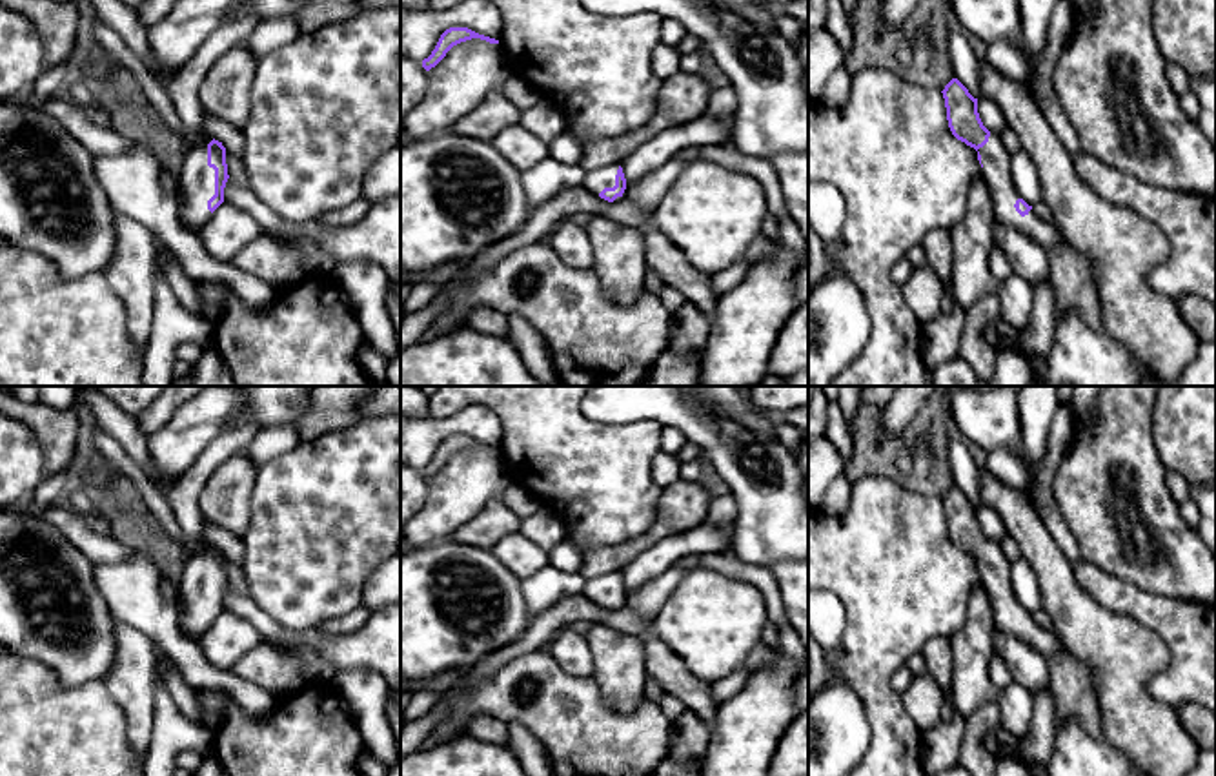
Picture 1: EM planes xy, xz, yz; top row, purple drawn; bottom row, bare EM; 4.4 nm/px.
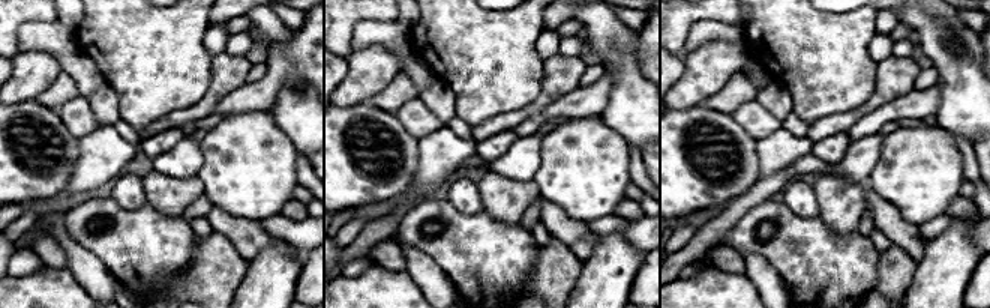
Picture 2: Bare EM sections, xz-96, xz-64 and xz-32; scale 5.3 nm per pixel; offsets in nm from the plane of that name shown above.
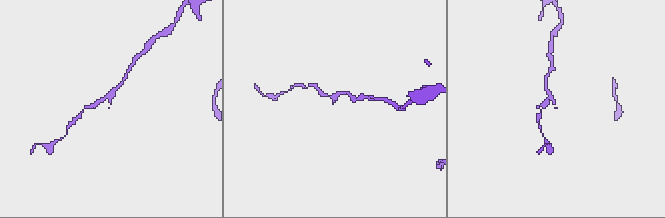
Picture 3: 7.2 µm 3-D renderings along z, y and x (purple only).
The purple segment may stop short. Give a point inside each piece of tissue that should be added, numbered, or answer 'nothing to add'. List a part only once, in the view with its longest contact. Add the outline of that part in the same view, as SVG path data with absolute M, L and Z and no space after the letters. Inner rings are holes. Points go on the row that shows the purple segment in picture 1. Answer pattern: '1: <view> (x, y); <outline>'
1: xy (197, 181); M208 144L191 146L184 153L177 193L182 199L182 228L198 233L213 217L208 200L215 195L215 169L208 166Z

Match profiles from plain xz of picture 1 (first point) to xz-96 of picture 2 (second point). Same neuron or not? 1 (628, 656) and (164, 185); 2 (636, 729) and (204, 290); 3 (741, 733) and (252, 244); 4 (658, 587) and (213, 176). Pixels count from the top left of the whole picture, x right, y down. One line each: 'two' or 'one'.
1: one
2: two
3: two
4: two

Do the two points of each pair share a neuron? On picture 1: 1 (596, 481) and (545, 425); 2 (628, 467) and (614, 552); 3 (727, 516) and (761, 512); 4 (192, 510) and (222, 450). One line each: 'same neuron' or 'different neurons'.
1: same neuron
2: different neurons
3: different neurons
4: same neuron

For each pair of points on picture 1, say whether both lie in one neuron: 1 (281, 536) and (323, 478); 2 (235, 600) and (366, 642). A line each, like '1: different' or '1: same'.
1: same
2: same

